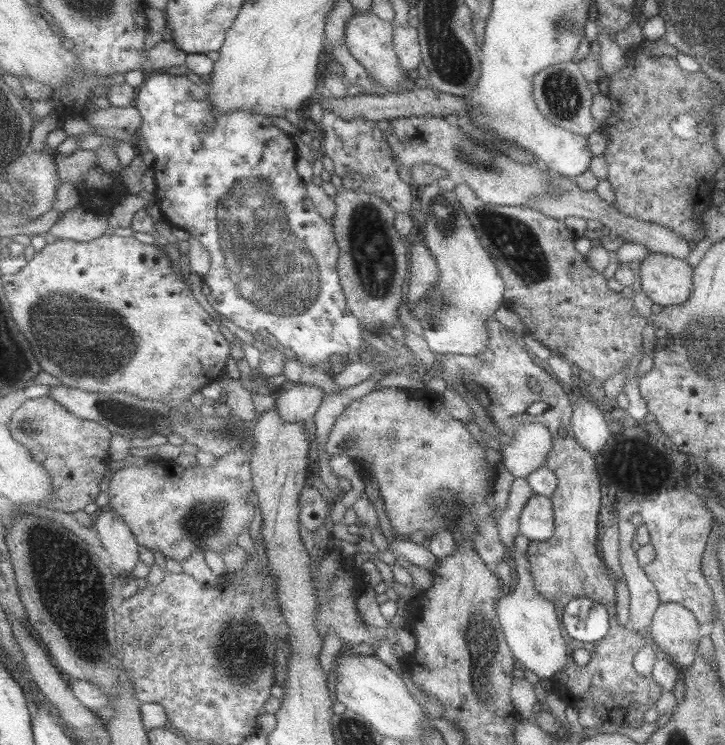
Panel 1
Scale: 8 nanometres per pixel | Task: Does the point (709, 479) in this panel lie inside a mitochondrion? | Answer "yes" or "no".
no

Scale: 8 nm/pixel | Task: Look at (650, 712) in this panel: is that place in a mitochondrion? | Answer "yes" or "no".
no

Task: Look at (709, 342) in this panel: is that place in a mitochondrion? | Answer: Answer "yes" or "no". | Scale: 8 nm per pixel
yes

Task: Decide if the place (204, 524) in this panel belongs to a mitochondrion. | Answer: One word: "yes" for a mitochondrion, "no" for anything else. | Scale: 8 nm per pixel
yes

